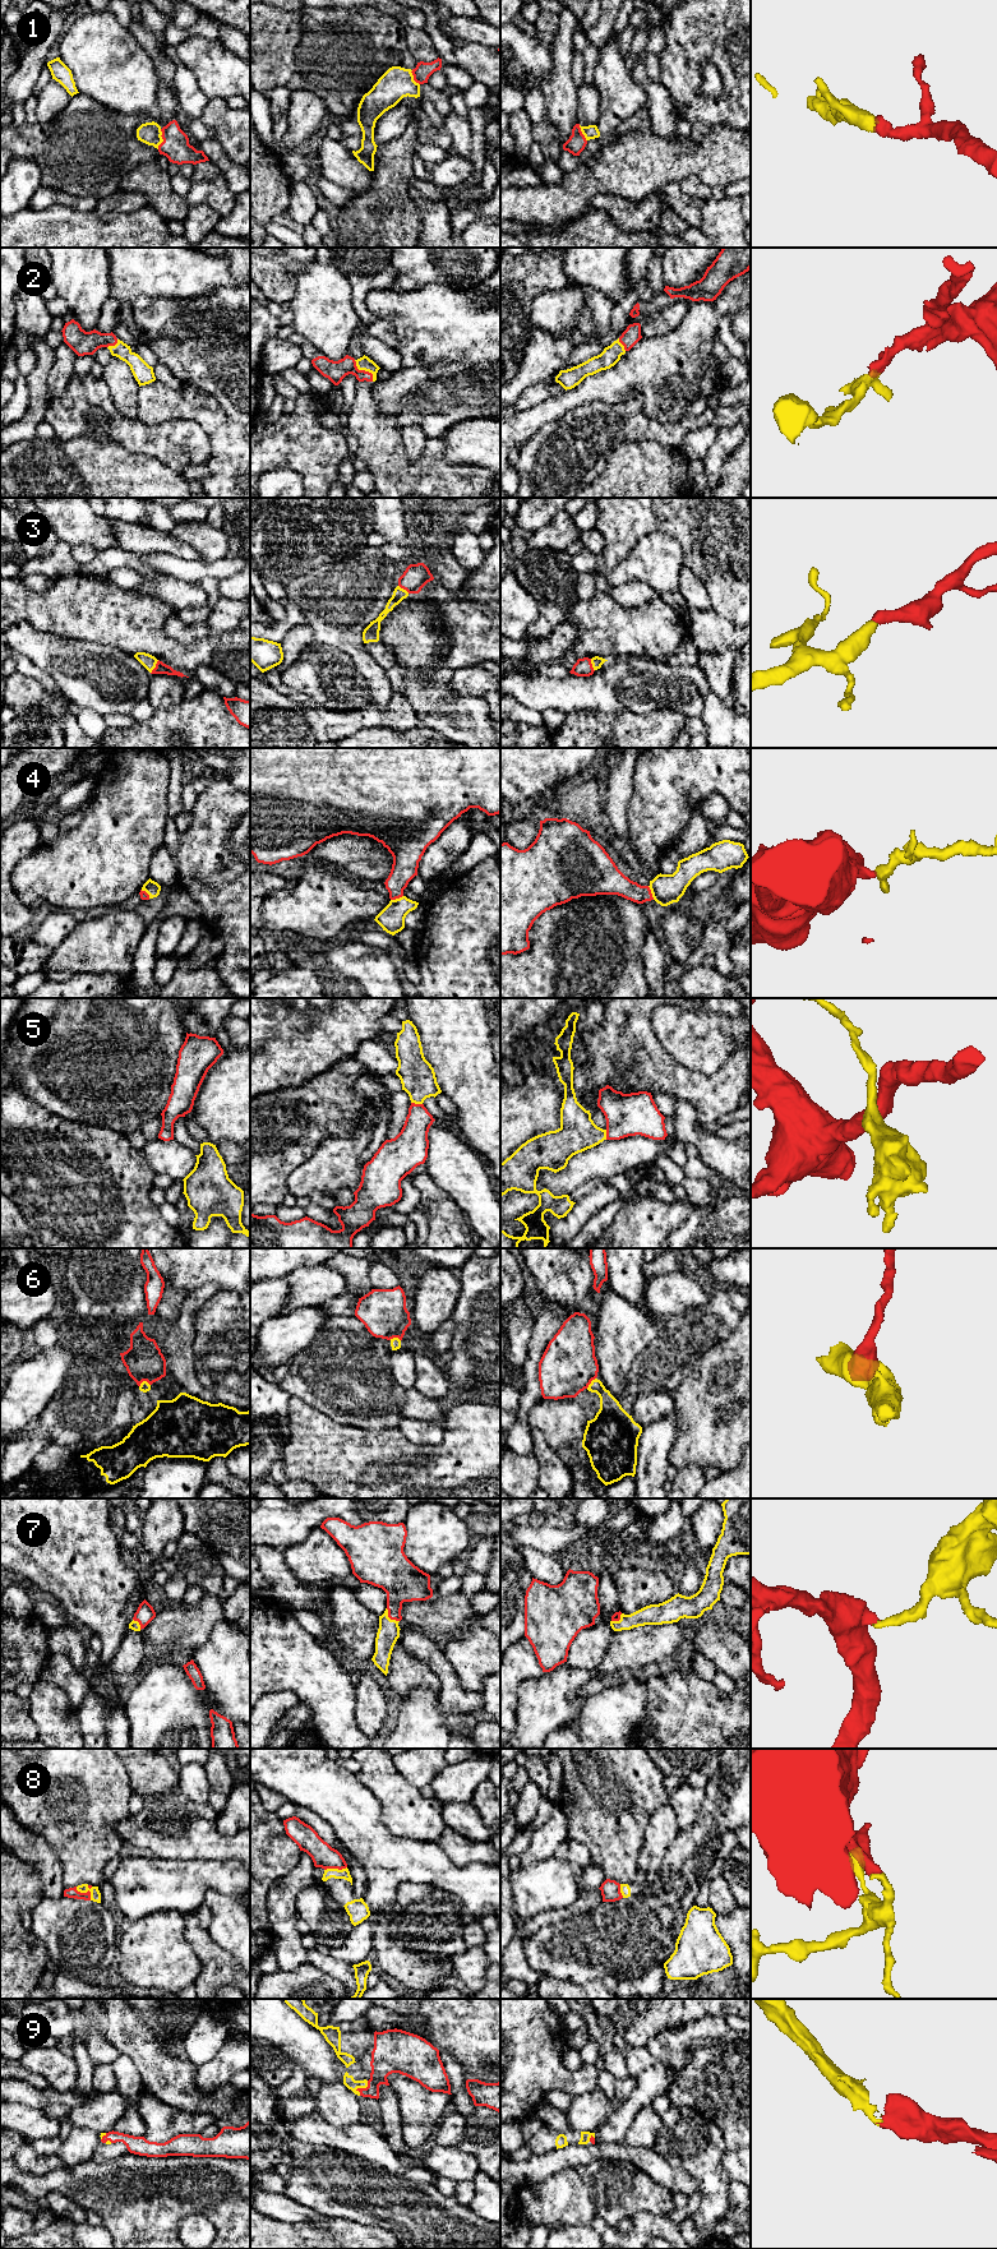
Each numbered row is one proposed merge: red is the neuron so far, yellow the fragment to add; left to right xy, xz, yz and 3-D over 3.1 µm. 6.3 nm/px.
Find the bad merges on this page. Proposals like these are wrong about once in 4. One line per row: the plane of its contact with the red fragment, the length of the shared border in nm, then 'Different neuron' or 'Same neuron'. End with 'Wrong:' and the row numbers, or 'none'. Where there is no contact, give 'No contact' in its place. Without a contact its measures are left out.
1: Touches red in xy. Shared border 130 nm. Same neuron
2: Touches red in xz. Shared border 180 nm. Same neuron
3: Touches red in xy. Shared border 100 nm. Same neuron
4: Touches red in yz. Shared border 100 nm. Same neuron
5: Touches red in xz. Shared border 70 nm. Same neuron
6: Touches red in xy. Shared border 70 nm. Different neuron
7: Touches red in xz. Shared border 120 nm. Same neuron
8: Touches red in xy. Shared border 130 nm. Same neuron
9: Touches red in xz. Shared border 110 nm. Same neuron
Wrong: 6

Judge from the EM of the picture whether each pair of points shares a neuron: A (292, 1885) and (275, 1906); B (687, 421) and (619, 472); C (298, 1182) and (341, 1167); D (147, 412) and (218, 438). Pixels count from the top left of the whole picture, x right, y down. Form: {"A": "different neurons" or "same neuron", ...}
{"A": "same neuron", "B": "different neurons", "C": "same neuron", "D": "same neuron"}

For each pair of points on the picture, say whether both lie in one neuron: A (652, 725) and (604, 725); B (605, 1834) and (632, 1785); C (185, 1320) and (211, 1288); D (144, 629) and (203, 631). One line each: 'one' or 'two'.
A: one
B: one
C: one
D: two

